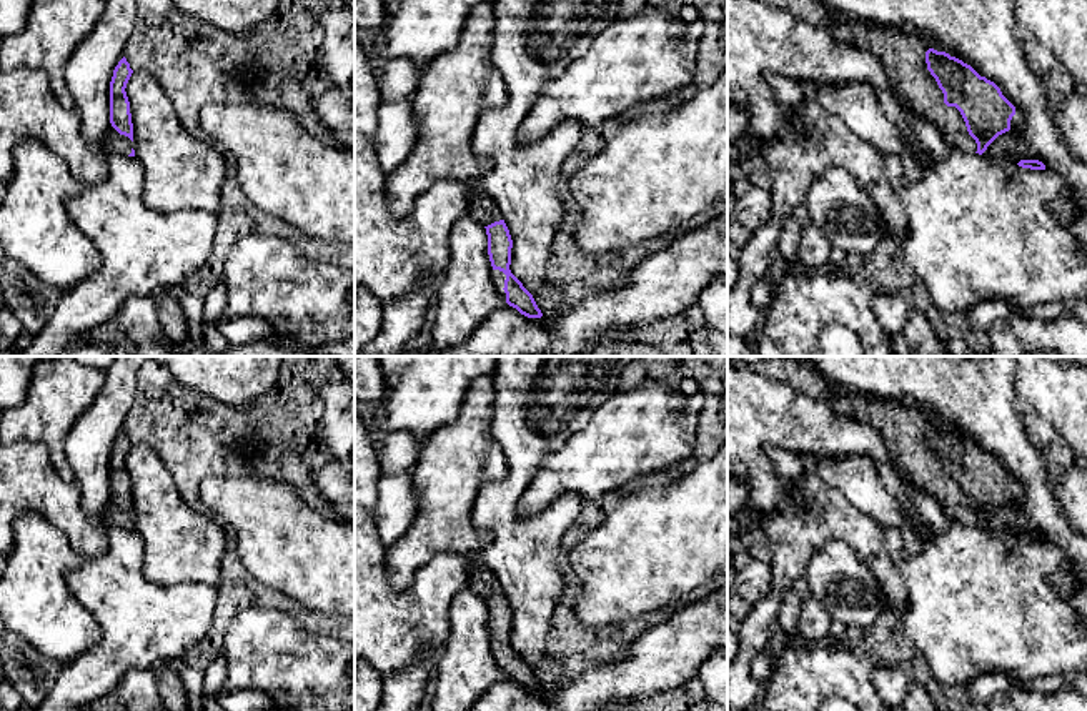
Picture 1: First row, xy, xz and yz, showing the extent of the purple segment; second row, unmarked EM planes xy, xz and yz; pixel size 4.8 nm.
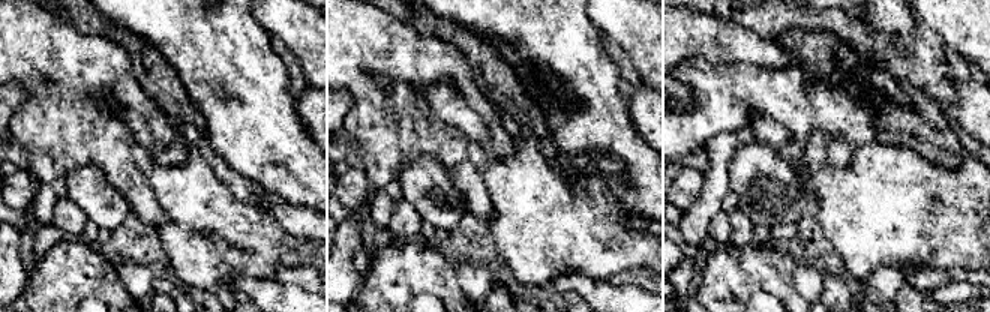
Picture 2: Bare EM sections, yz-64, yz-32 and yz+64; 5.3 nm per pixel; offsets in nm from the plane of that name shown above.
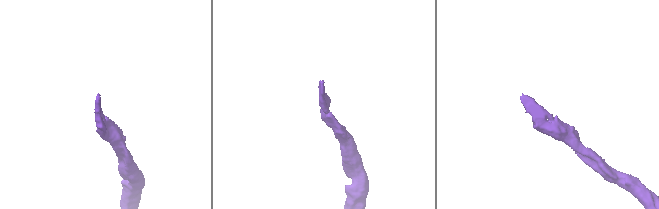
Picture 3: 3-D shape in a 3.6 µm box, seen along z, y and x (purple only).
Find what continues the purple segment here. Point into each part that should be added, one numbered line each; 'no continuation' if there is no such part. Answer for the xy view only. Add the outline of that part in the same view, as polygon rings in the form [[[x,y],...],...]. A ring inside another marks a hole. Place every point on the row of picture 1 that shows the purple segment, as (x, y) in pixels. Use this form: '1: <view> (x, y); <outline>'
1: xy (117, 144); [[[110,123],[110,130],[105,138],[105,153],[130,155],[132,148],[133,148],[133,142],[128,137],[120,135]]]

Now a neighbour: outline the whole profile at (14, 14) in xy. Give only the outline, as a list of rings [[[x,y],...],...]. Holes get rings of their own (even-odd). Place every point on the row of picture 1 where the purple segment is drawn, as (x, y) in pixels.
[[[0,0],[0,40],[27,25],[30,5],[32,0]]]

